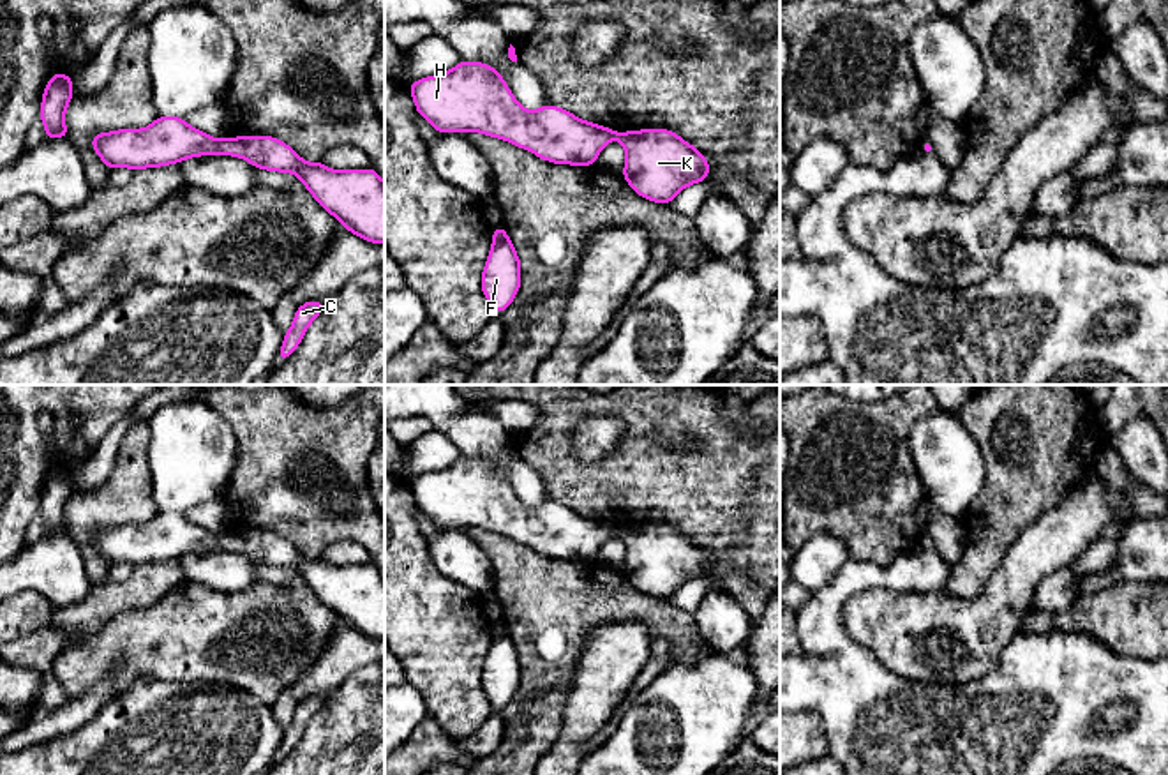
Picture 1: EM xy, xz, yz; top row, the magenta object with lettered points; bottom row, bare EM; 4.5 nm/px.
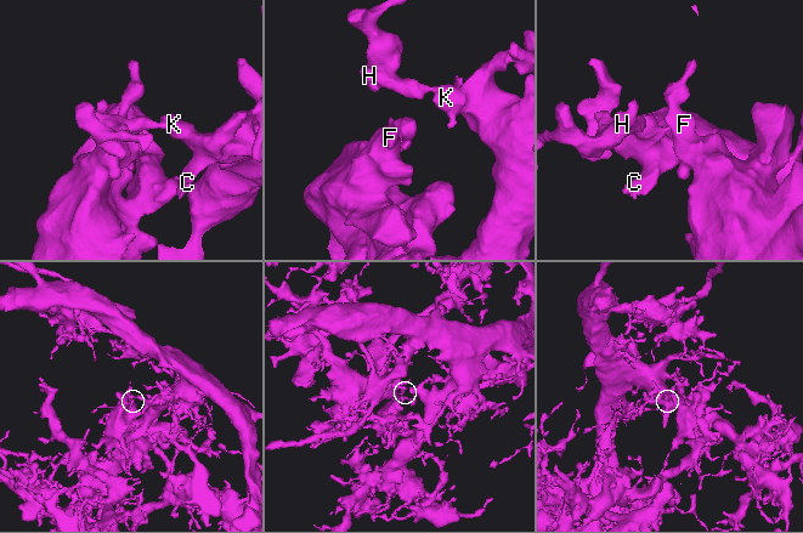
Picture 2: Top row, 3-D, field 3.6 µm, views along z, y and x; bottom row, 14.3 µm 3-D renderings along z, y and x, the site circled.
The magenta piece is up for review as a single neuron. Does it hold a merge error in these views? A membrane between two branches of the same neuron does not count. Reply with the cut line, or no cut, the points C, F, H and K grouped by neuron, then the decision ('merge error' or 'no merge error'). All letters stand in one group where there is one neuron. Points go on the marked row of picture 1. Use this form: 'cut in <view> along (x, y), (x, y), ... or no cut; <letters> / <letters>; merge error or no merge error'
no cut; C F H K; no merge error

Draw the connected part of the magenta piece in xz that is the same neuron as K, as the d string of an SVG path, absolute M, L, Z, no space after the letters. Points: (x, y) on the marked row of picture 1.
M462 60L441 76L427 76L409 85L418 115L438 132L483 132L490 138L526 148L554 164L593 166L600 150L618 139L626 150L621 175L642 198L669 205L676 194L697 182L706 182L711 164L702 154L667 129L616 132L609 127L584 122L566 109L545 104L535 111L524 109L510 92L501 74L487 64Z

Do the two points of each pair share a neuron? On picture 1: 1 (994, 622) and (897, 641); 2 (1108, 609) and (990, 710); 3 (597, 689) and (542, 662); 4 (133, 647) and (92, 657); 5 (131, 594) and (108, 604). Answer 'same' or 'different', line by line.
1: same
2: different
3: different
4: same
5: same

